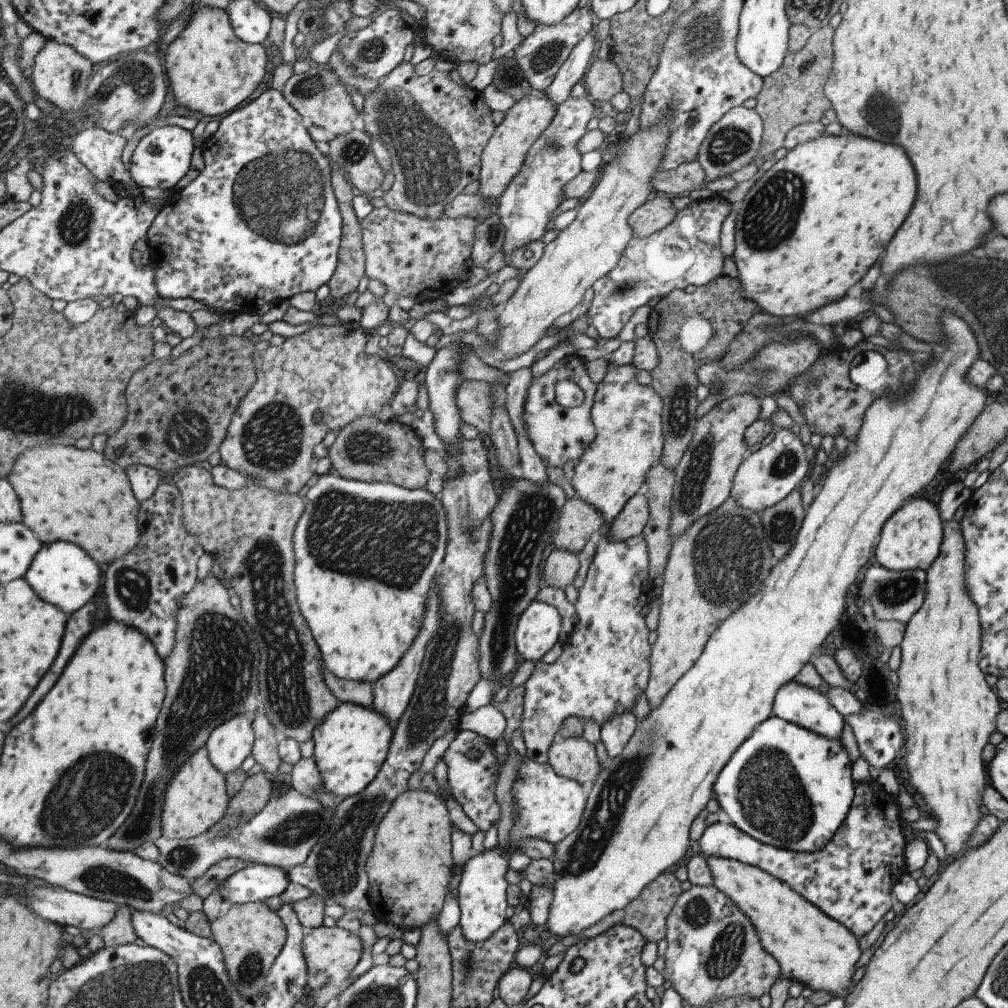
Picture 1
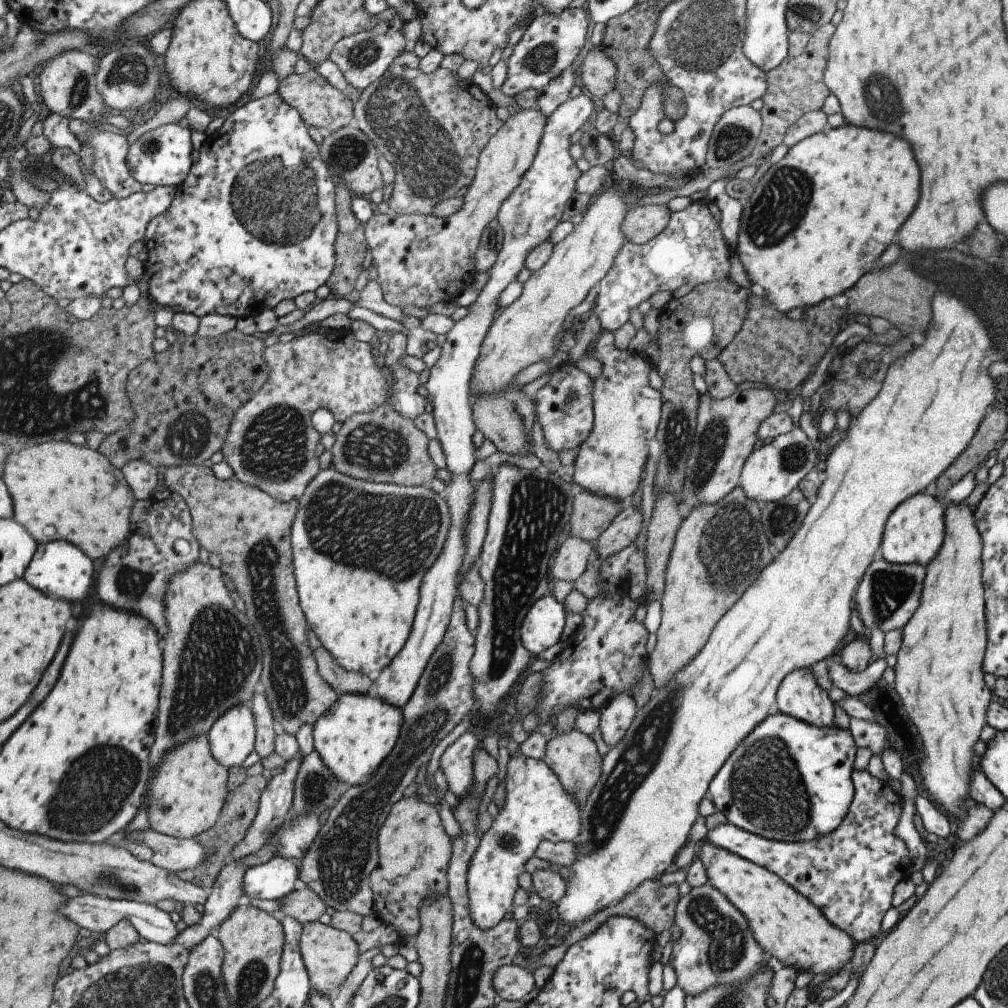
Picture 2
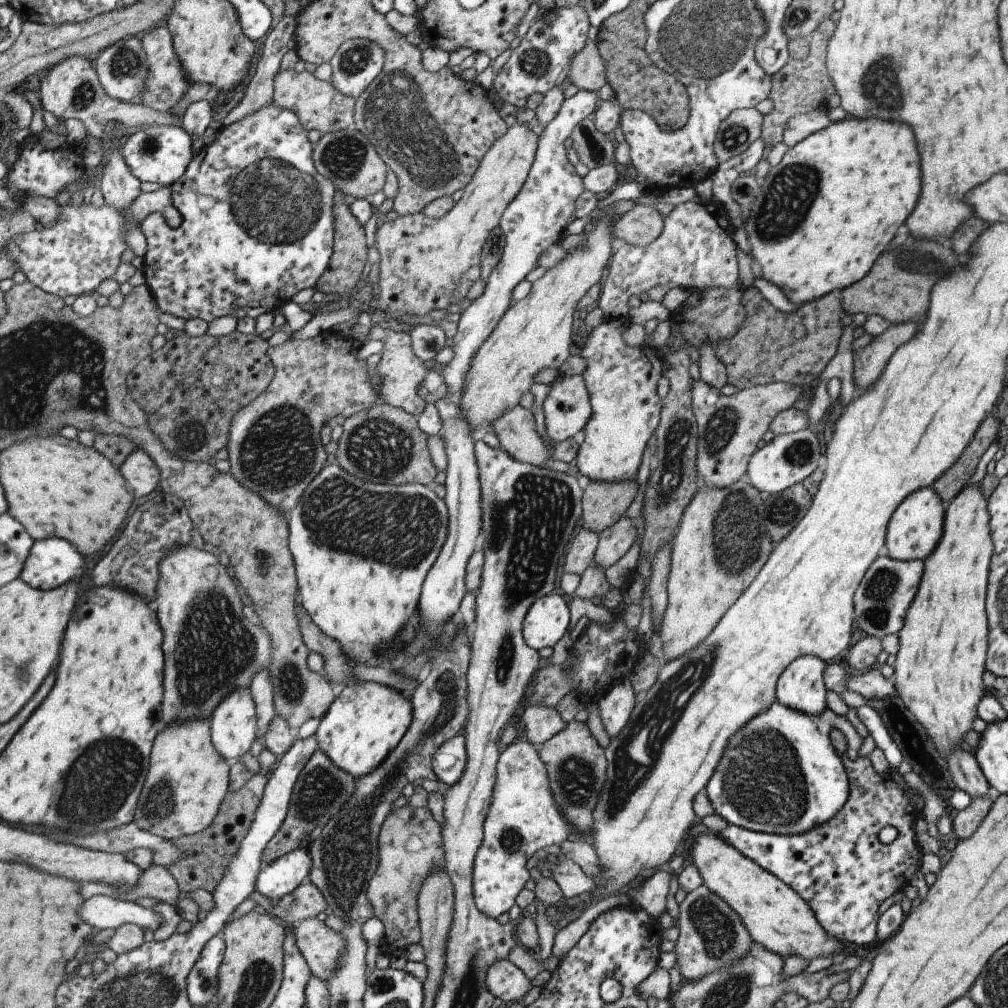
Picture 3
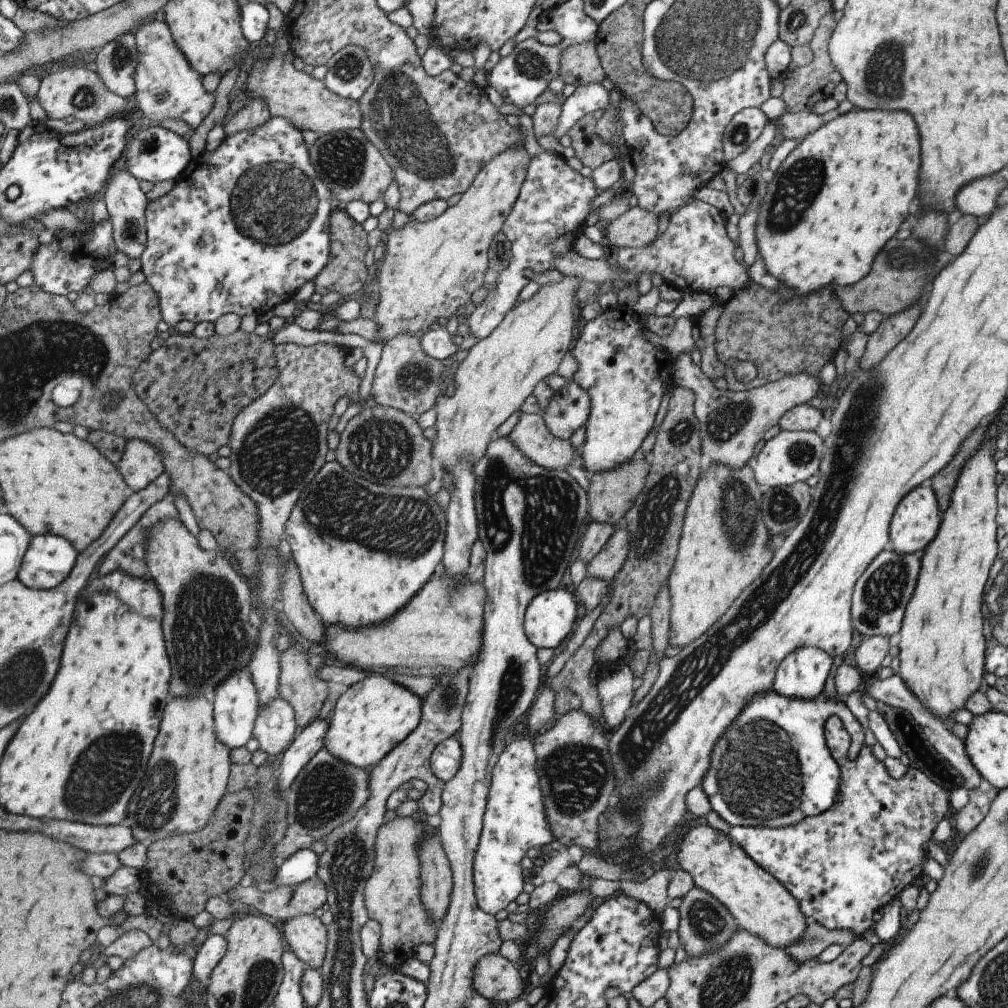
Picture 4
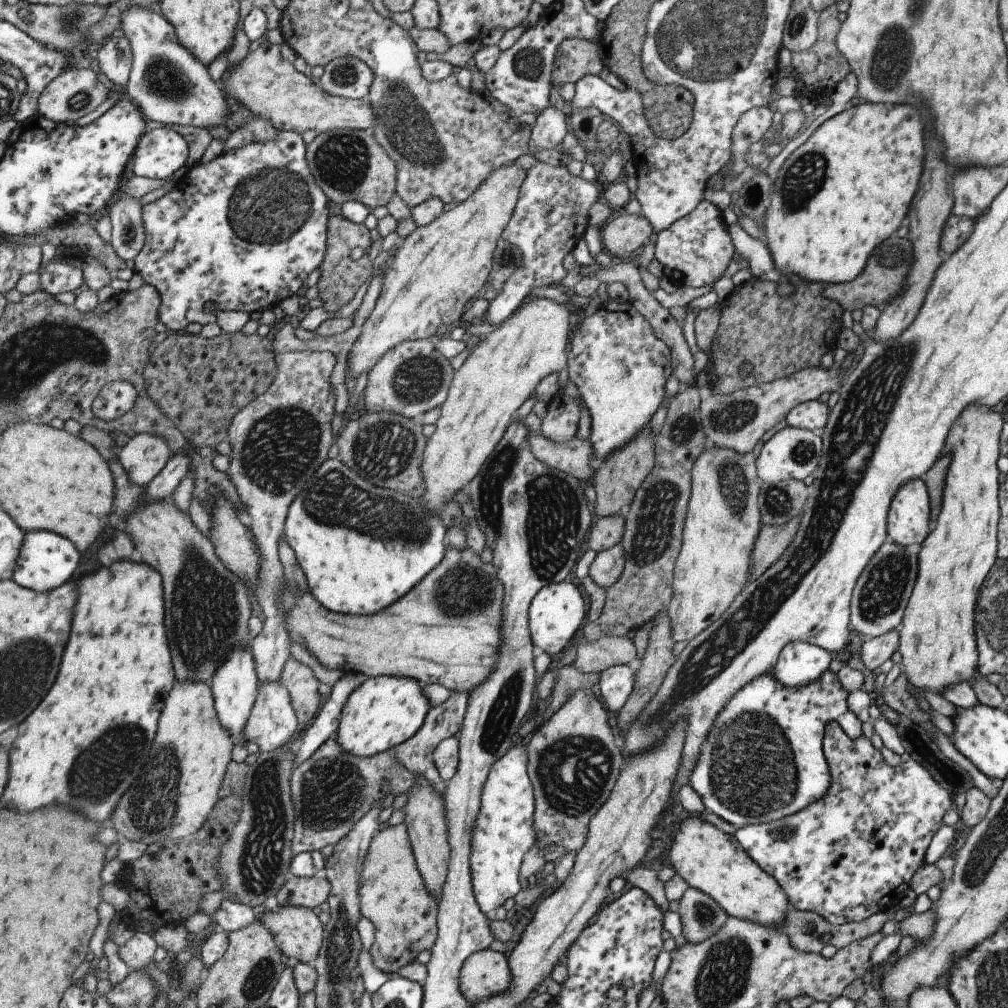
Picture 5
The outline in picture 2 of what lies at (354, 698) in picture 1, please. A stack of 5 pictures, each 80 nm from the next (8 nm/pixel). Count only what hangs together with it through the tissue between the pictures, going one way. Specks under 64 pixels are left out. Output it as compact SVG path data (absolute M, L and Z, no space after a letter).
M307 627L307 642L313 654L317 674L333 691L340 694L367 694L369 689L369 678L363 674L347 672L337 666L337 662L327 654L327 650L319 644L317 636Z

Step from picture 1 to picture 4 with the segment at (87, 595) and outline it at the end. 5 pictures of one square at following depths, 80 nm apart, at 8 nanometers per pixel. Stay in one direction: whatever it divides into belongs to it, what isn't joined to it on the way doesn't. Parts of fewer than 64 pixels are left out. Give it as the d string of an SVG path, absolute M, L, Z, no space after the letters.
M53 534L32 536L18 580L35 589L51 589L62 584L73 572L73 546Z

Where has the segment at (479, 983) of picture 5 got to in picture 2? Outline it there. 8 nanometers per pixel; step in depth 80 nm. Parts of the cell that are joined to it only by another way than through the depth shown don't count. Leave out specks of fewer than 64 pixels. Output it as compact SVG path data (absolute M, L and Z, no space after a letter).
M515 964L499 966L493 974L493 989L501 1000L516 1001L535 987L532 973Z

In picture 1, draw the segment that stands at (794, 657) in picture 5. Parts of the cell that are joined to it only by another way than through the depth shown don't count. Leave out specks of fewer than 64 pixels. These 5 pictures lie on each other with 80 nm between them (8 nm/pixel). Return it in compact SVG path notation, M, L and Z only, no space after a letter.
M793 680L775 692L772 715L829 740L840 740L845 722L843 716L828 704L827 698L823 698L821 691L801 686Z

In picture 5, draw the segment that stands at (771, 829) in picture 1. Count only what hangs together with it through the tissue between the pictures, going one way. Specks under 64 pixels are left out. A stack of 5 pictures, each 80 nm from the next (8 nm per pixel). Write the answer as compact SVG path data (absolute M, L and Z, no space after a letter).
M825 670L821 678L807 686L785 688L775 682L772 672L761 674L753 682L747 682L729 701L707 732L707 738L699 750L699 762L689 774L689 784L697 792L706 811L735 828L741 826L775 822L805 810L813 802L821 802L827 796L831 784L831 770L827 766L822 750L822 739L827 722L837 722L845 735L851 739L862 736L859 720L846 706L848 694L841 688L837 676Z

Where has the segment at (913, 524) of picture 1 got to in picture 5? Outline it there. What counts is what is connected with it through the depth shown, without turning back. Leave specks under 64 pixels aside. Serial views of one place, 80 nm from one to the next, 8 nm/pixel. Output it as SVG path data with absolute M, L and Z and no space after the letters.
M923 482L899 486L887 510L886 534L901 546L919 544L929 530L929 498Z

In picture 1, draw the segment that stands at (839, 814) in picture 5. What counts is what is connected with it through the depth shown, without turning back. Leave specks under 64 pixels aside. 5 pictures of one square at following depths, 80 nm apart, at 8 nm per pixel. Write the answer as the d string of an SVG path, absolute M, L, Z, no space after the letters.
M875 779L857 782L846 818L821 850L791 852L767 846L721 820L705 826L692 851L704 858L735 860L771 874L859 939L891 909L894 902L891 888L906 874L904 841L896 808L895 796L884 792Z

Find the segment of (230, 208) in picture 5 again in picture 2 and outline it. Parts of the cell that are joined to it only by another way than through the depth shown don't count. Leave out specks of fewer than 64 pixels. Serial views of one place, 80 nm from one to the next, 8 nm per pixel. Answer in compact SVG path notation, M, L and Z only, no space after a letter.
M278 92L249 100L233 112L224 114L224 122L216 132L206 136L198 149L199 156L191 164L187 177L181 182L167 206L167 212L151 218L144 232L143 243L147 248L147 259L143 266L148 297L161 306L171 306L175 313L187 312L196 318L205 314L231 316L235 319L258 318L266 309L273 309L281 300L292 300L296 296L325 284L335 266L335 241L337 238L337 214L334 202L335 179L327 172L327 166L319 158L319 148L309 138L307 127L298 112L286 104Z

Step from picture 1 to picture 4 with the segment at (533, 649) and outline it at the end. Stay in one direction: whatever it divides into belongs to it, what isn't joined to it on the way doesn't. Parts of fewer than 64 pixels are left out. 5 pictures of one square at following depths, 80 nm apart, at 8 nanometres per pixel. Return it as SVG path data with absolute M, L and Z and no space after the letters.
M562 584L555 590L541 592L527 604L522 625L525 638L532 646L535 646L535 649L551 648L555 650L572 632L571 628L578 620L581 610L572 589L569 589L566 584Z

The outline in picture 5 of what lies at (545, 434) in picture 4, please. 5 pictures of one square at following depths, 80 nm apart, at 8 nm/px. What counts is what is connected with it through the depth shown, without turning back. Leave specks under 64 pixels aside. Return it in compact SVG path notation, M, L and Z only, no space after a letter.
M529 413L523 420L527 430L527 442L531 456L560 472L571 474L580 482L591 481L593 470L598 463L591 458L591 444L587 440L567 440L567 442L551 442L546 440L541 431L542 420Z

